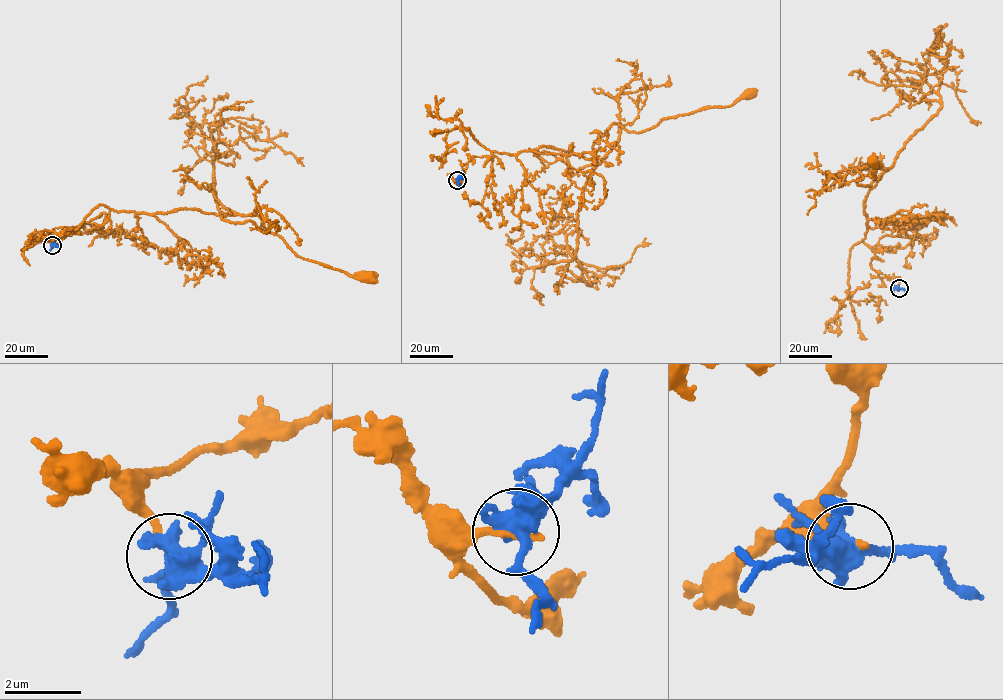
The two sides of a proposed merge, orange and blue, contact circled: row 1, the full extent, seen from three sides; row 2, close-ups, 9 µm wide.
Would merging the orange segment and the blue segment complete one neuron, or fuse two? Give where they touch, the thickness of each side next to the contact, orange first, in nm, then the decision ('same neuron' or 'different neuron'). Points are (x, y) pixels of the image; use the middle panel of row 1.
place (457, 180); calibres 200 and 440 nm; different neuron

